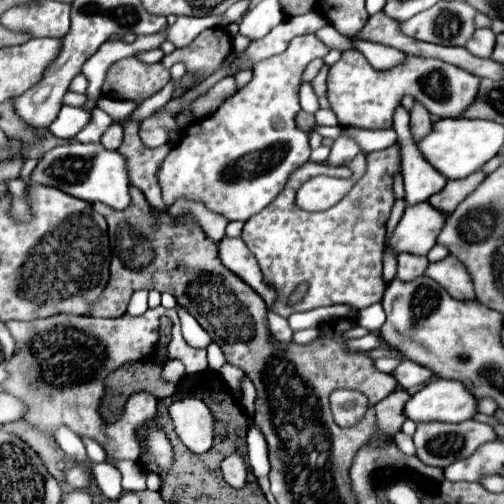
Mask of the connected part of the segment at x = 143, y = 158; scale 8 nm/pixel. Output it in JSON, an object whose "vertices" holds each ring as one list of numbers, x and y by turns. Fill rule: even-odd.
{"vertices":[[133,121,123,123,123,129,125,129,125,137,117,151,127,159,131,183,143,191,143,195,155,209,165,211,167,205,165,201,161,201,157,169,161,167,161,161,170,152,171,147,167,144,156,149,145,147,139,137,139,123,133,123]]}

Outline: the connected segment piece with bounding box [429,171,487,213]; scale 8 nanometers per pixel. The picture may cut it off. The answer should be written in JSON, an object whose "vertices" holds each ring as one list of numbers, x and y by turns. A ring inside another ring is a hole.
{"vertices":[[477,171,477,173,473,173,473,175,465,177,465,179,449,181,441,193,437,193,437,195,433,195,433,197,429,199,429,203,431,203,433,207,445,211,445,213,453,213,453,209,455,209,469,193,473,193,473,191,477,189,477,185,479,185,485,177,487,177,487,175,485,175,483,171]]}

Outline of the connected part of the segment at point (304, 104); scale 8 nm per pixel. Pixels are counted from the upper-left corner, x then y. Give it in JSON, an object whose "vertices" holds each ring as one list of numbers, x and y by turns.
{"vertices":[[303,83,303,85,301,85,299,97,301,97,301,109,303,109,303,111,315,113,315,111,319,109,319,101,317,101,317,95,315,95,311,83]]}

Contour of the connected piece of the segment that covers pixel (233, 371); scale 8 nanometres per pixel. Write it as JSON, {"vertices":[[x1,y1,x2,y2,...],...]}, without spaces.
{"vertices":[[225,363,225,365,221,367,219,375,221,375,221,379,225,381,225,385,227,385,233,393,237,393,237,391,241,389,241,377,243,377,245,373,243,373,239,367,233,367,233,365]]}

